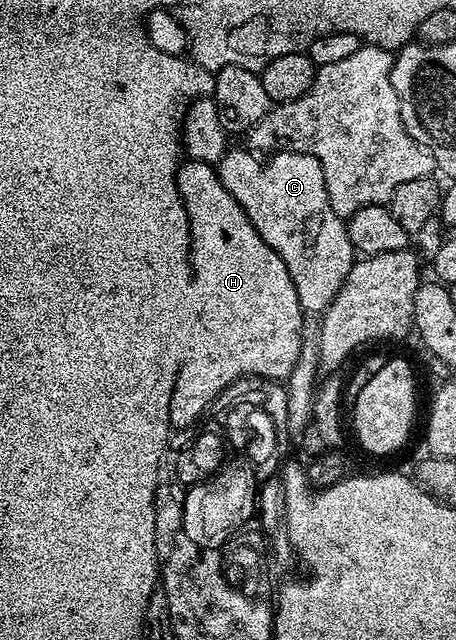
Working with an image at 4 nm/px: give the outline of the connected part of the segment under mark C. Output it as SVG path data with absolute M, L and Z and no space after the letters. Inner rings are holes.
M228 148L218 161L218 173L222 184L226 184L226 192L230 192L230 196L234 196L238 204L242 204L258 236L262 236L268 247L278 252L282 264L286 264L290 280L294 280L294 288L300 297L300 309L305 315L320 316L332 303L346 276L352 270L354 251L345 219L338 217L334 208L330 208L330 196L326 192L326 180L322 176L322 164L318 164L313 154L301 154L287 148L279 152L281 154L276 154L263 162L248 150Z

